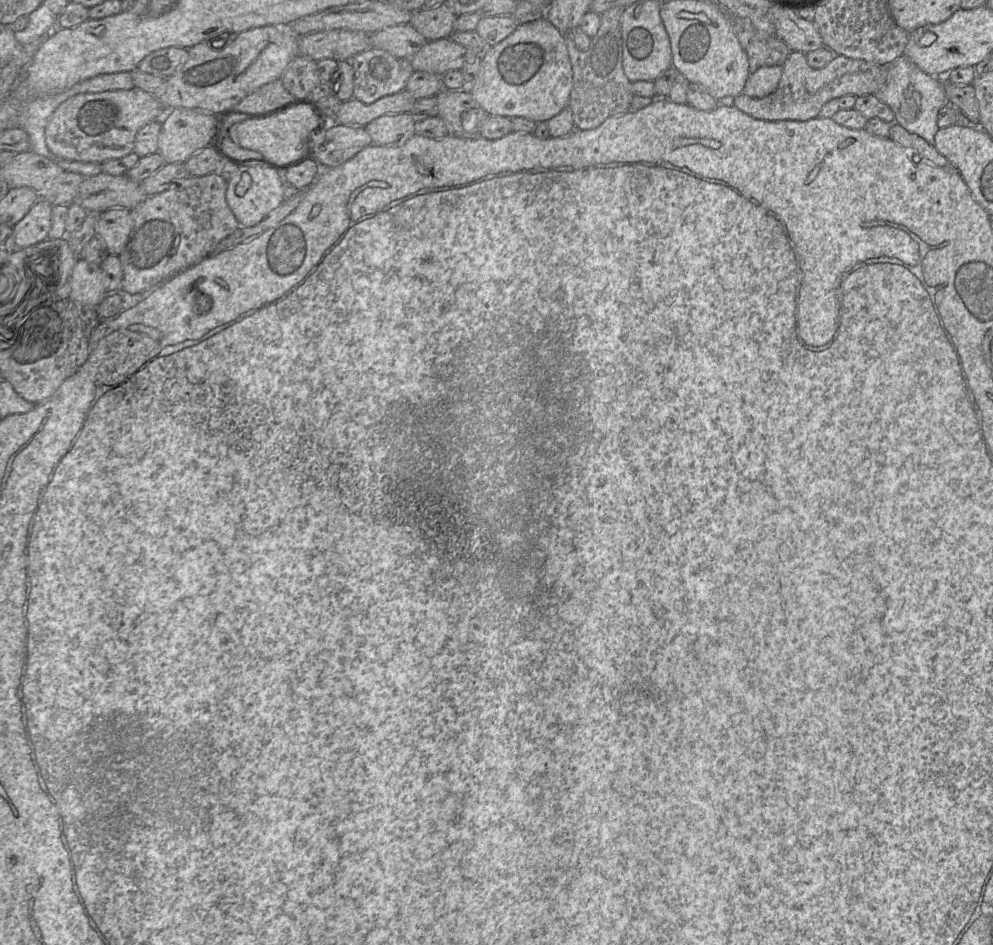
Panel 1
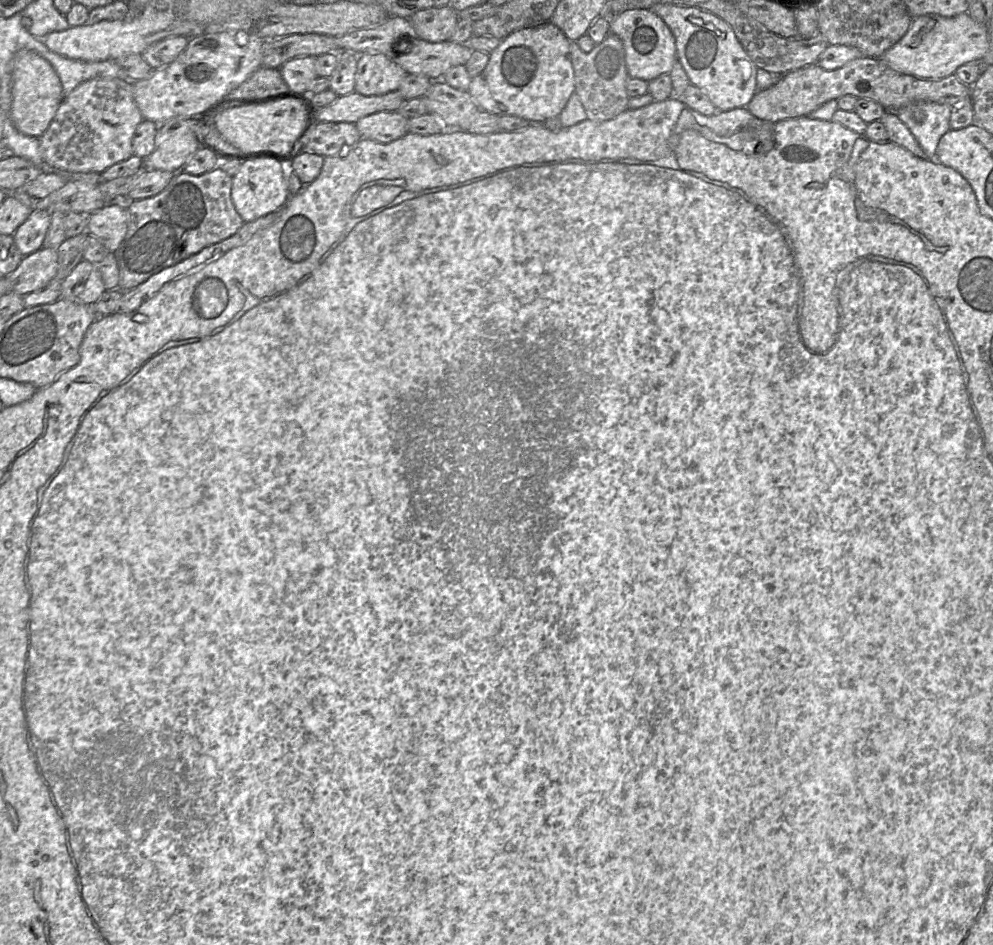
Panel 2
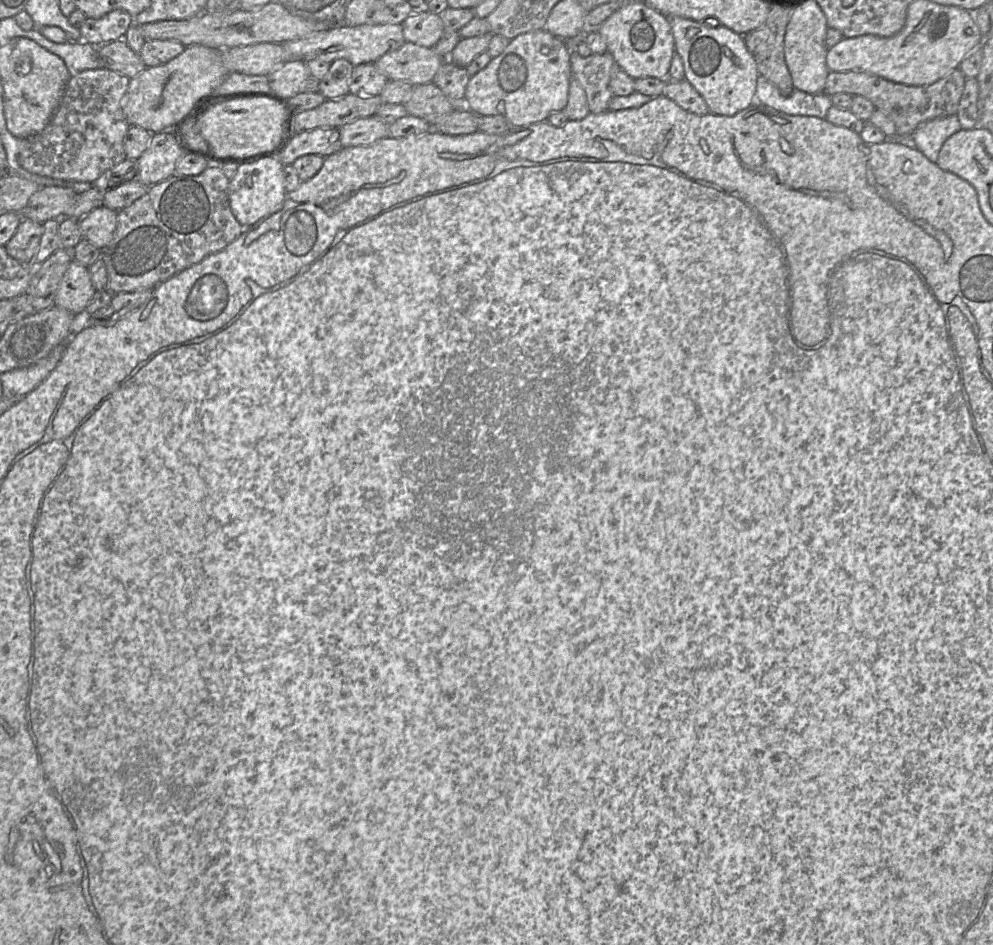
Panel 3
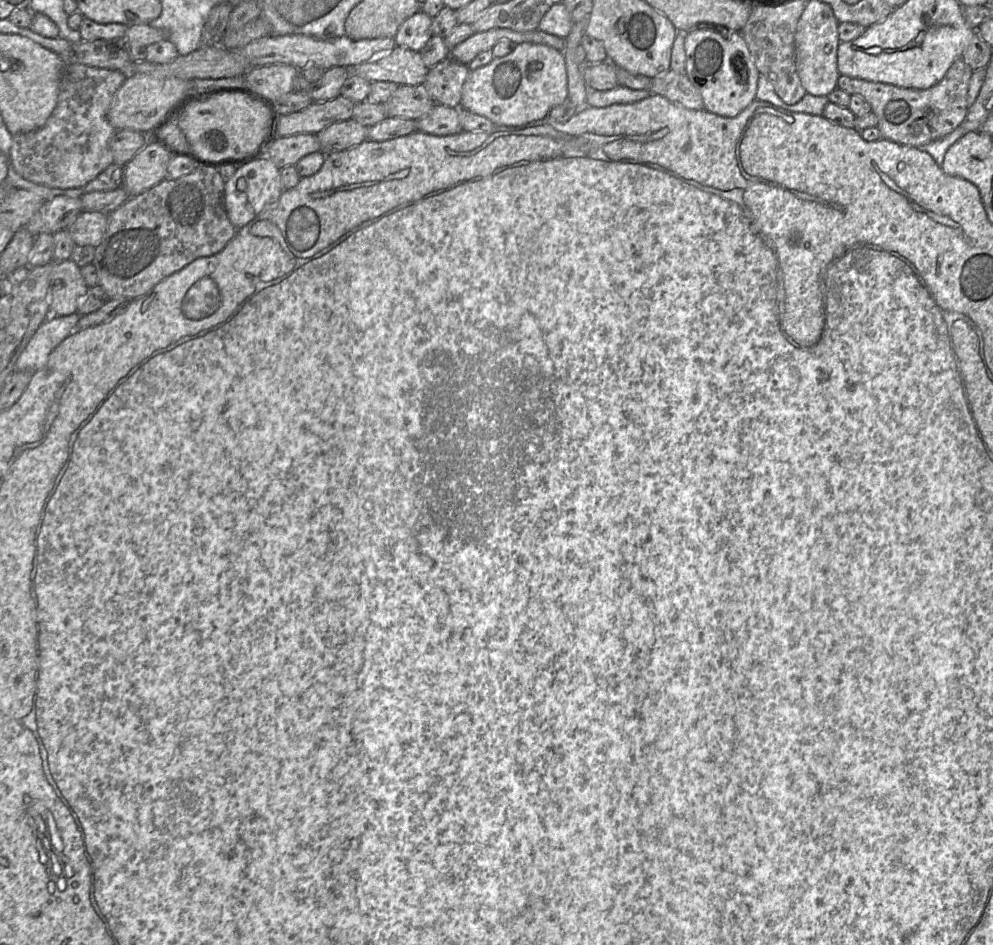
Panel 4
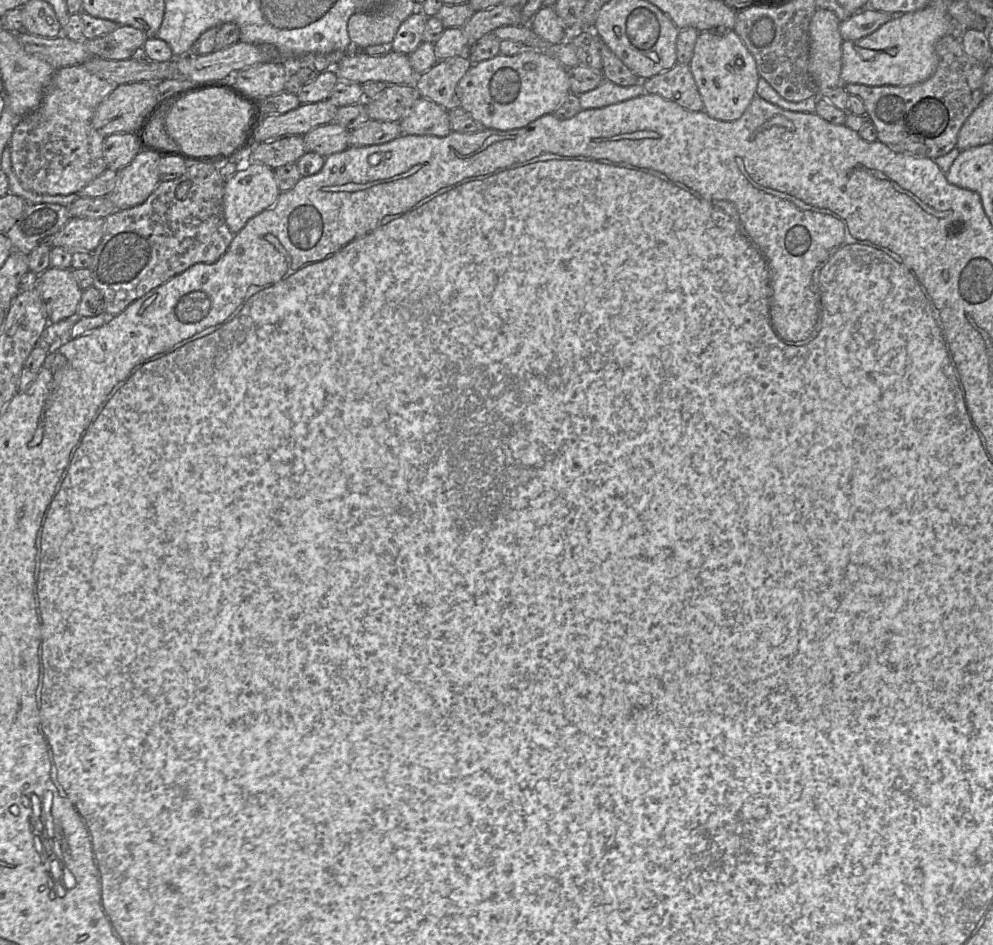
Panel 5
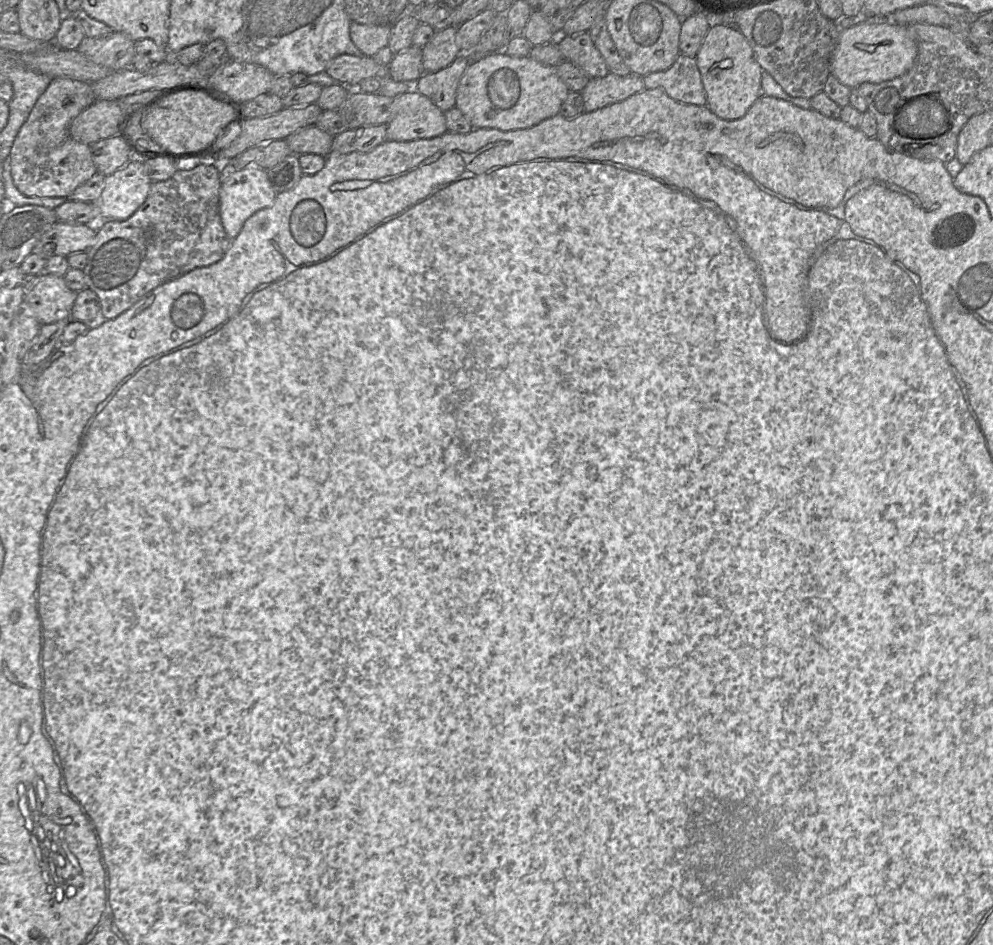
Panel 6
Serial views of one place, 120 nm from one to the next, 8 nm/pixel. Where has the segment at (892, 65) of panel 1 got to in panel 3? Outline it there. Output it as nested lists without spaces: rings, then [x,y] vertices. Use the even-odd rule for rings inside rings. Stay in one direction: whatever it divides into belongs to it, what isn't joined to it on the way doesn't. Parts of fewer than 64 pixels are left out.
[[[957,115],[935,118],[921,123],[911,134],[908,142],[936,163],[939,151],[952,134],[961,130]]]

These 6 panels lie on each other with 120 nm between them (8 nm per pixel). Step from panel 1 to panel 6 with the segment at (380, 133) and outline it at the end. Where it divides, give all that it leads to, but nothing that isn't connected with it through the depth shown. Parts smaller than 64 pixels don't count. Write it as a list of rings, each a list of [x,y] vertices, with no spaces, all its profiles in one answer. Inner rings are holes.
[[[315,125],[307,126],[290,134],[285,141],[291,153],[327,156],[332,149],[334,137]]]

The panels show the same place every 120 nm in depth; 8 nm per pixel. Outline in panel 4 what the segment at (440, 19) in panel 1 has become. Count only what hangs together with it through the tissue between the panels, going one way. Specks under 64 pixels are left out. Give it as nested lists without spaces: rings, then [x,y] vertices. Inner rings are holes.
[[[418,11],[406,19],[394,37],[396,46],[409,48],[415,52],[422,50],[433,36],[432,19],[422,11]]]

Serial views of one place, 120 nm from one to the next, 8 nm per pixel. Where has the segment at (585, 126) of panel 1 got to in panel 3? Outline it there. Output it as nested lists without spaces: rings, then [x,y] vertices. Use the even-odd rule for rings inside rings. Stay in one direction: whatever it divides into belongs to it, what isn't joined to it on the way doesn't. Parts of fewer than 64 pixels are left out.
[[[576,50],[570,51],[572,77],[576,78],[587,96],[590,113],[598,114],[608,110],[613,97],[609,87],[610,79],[619,68],[610,52],[592,53],[583,57]]]

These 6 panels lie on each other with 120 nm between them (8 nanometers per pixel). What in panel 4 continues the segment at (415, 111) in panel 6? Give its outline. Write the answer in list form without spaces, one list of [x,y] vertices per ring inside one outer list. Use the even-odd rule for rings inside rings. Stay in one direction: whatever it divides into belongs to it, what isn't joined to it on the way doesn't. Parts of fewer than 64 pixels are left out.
[[[435,104],[428,114],[417,120],[417,131],[431,135],[453,135],[462,130],[458,110],[442,104]]]

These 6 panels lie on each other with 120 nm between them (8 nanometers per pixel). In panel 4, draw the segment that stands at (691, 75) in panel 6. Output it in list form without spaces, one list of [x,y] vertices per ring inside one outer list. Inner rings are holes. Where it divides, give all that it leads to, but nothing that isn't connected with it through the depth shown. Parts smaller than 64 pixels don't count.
[[[671,69],[651,78],[650,94],[659,94],[673,103],[692,110],[703,110],[704,103],[700,91],[691,83],[685,73]]]

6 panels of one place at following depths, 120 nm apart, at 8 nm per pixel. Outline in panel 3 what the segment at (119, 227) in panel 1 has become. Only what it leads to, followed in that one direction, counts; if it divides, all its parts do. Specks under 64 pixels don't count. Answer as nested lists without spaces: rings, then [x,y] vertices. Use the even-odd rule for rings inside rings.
[[[101,205],[79,220],[83,239],[87,239],[98,249],[107,246],[114,237],[118,211]]]

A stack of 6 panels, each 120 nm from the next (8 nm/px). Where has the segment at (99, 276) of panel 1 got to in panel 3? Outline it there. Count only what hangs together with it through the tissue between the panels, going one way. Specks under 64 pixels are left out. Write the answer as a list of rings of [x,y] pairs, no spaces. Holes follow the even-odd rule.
[[[73,260],[61,280],[54,305],[84,317],[95,291],[89,267]]]

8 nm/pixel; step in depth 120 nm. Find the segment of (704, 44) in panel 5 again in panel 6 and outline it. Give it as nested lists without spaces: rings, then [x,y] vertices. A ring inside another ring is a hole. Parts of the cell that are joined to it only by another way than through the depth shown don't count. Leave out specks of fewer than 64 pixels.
[[[712,23],[695,57],[706,92],[707,107],[724,120],[742,118],[762,96],[763,68],[739,29],[723,23]]]

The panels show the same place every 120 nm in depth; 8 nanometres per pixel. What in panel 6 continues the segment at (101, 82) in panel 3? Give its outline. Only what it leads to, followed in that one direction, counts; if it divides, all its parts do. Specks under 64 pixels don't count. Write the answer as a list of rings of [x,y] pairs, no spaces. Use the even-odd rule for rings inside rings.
[[[54,78],[37,99],[8,155],[13,182],[22,194],[29,197],[70,197],[76,188],[98,173],[90,145],[75,141],[69,131],[72,121],[96,101],[91,84]]]

